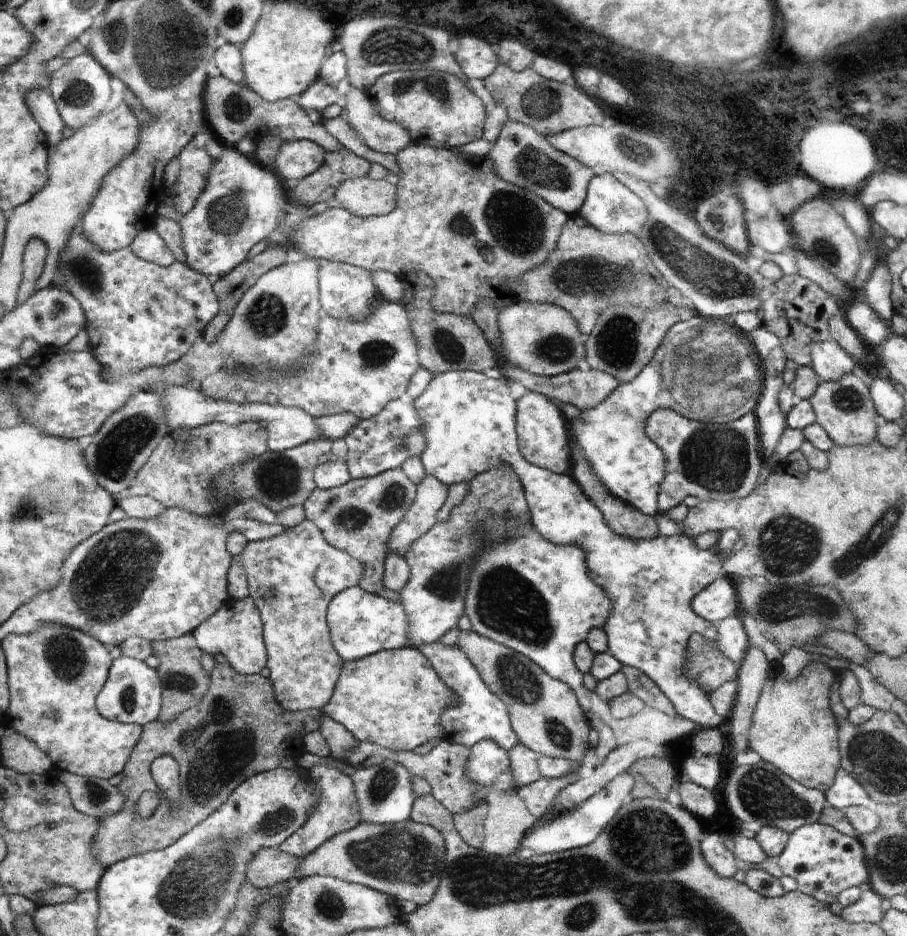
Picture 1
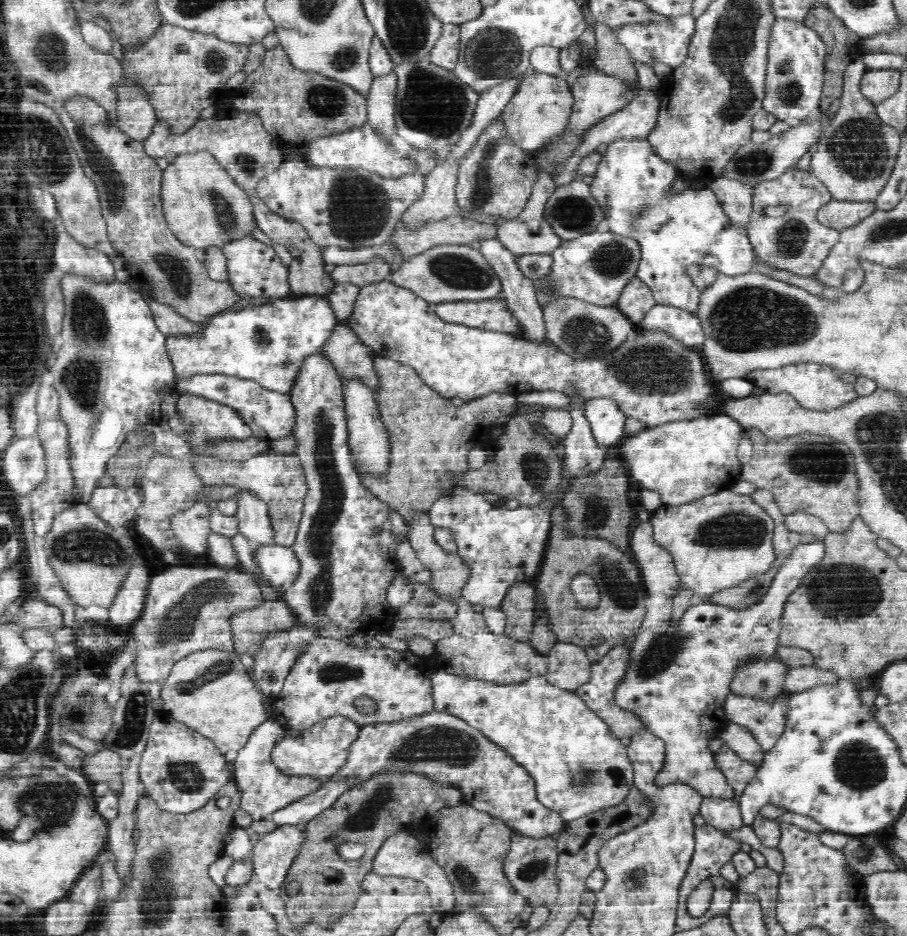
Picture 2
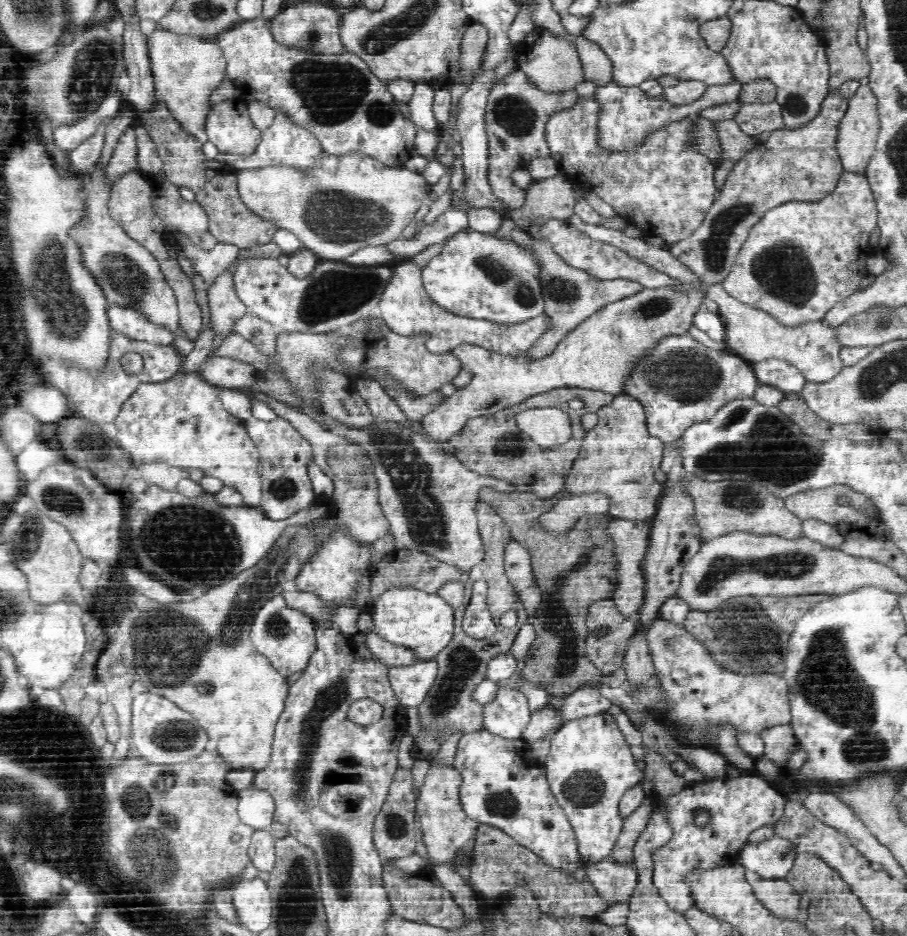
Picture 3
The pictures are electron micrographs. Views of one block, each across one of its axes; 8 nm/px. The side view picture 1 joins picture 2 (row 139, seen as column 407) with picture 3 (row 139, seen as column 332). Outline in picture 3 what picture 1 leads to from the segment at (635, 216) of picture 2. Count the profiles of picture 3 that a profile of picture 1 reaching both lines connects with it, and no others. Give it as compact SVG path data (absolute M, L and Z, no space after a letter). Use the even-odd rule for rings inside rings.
M732 80L732 84L722 84L720 86L708 86L701 99L687 105L673 105L662 97L650 97L642 91L639 86L620 86L614 81L608 82L600 87L596 87L594 95L600 101L600 143L602 148L613 150L636 148L642 144L646 136L655 129L663 128L674 120L682 120L695 116L698 112L706 110L716 105L736 102L739 97L743 83Z

